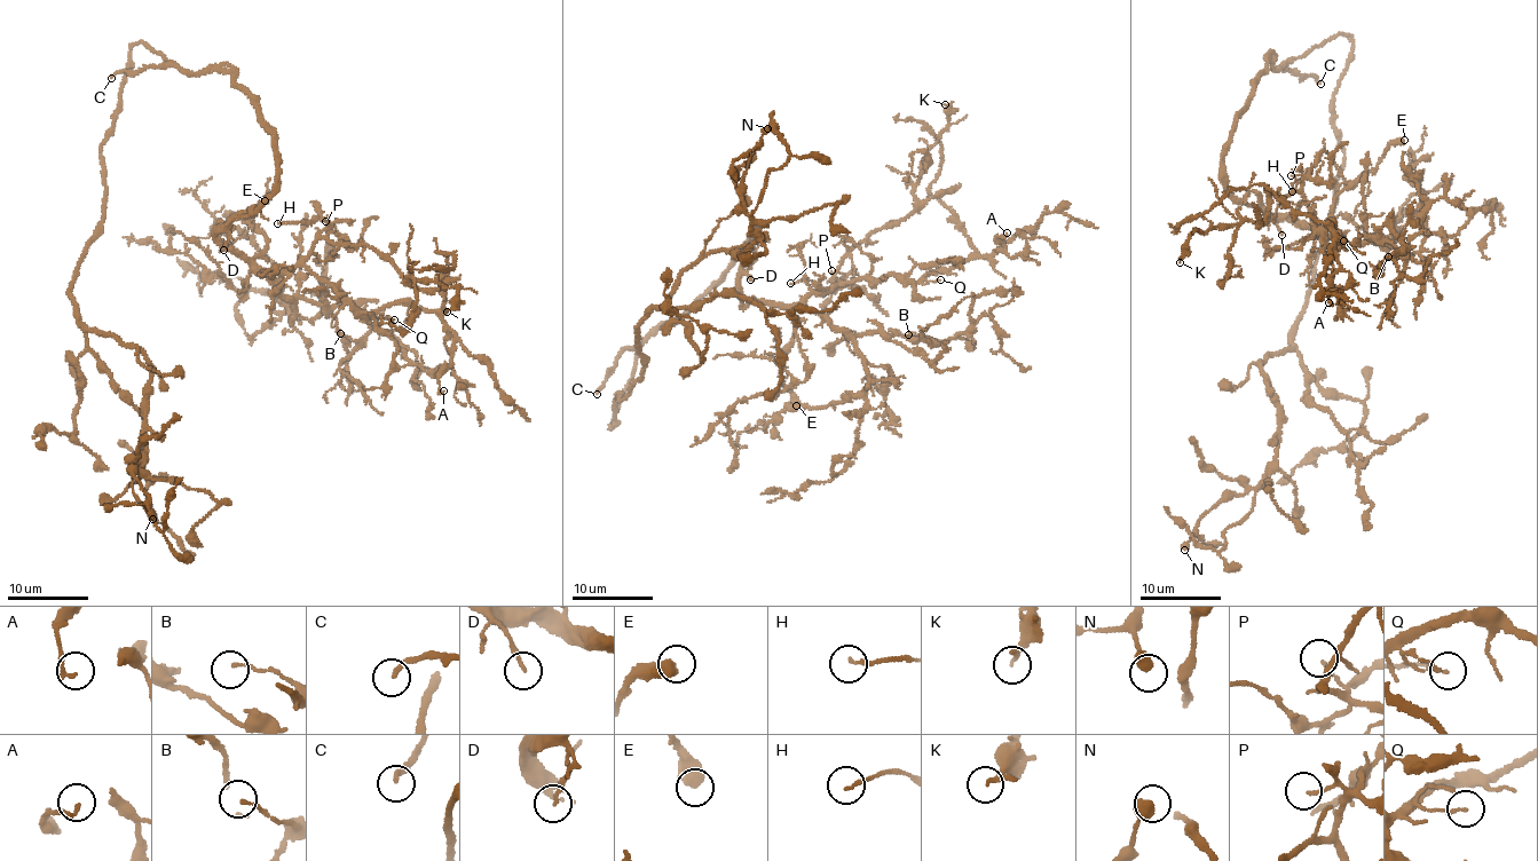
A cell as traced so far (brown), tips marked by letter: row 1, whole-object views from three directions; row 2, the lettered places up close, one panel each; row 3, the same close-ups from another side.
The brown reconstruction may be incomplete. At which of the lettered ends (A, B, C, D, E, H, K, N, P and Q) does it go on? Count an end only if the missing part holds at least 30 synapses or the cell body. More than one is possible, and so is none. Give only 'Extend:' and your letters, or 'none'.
Extend: C

